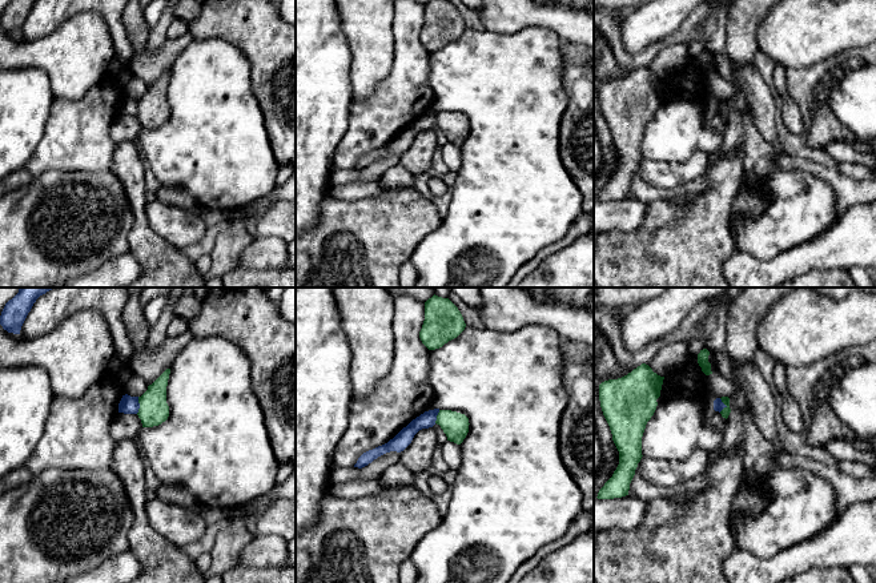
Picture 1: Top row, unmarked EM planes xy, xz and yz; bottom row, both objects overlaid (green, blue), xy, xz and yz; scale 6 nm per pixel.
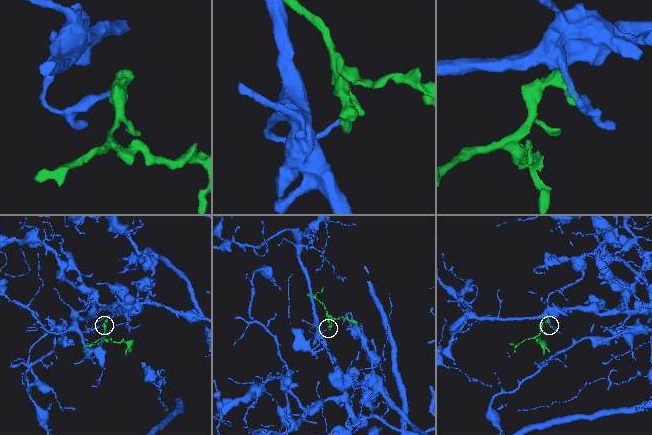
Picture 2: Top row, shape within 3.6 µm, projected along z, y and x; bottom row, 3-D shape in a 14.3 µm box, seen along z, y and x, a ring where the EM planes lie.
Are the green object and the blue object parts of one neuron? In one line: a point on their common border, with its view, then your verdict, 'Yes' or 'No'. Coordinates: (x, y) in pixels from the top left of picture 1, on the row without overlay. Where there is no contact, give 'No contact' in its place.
Touches green at xy (140, 107). No

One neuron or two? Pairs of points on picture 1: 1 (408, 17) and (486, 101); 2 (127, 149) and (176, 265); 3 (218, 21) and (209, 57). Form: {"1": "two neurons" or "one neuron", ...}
{"1": "two neurons", "2": "one neuron", "3": "two neurons"}

